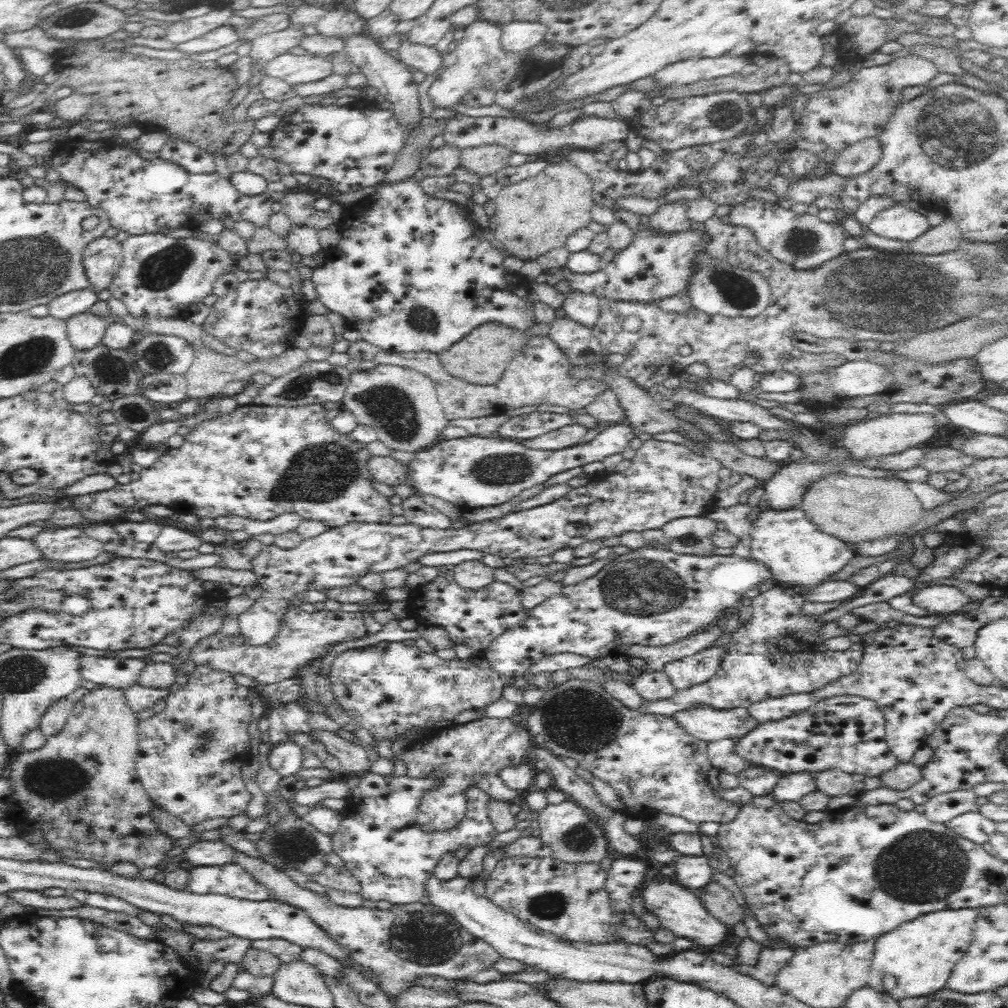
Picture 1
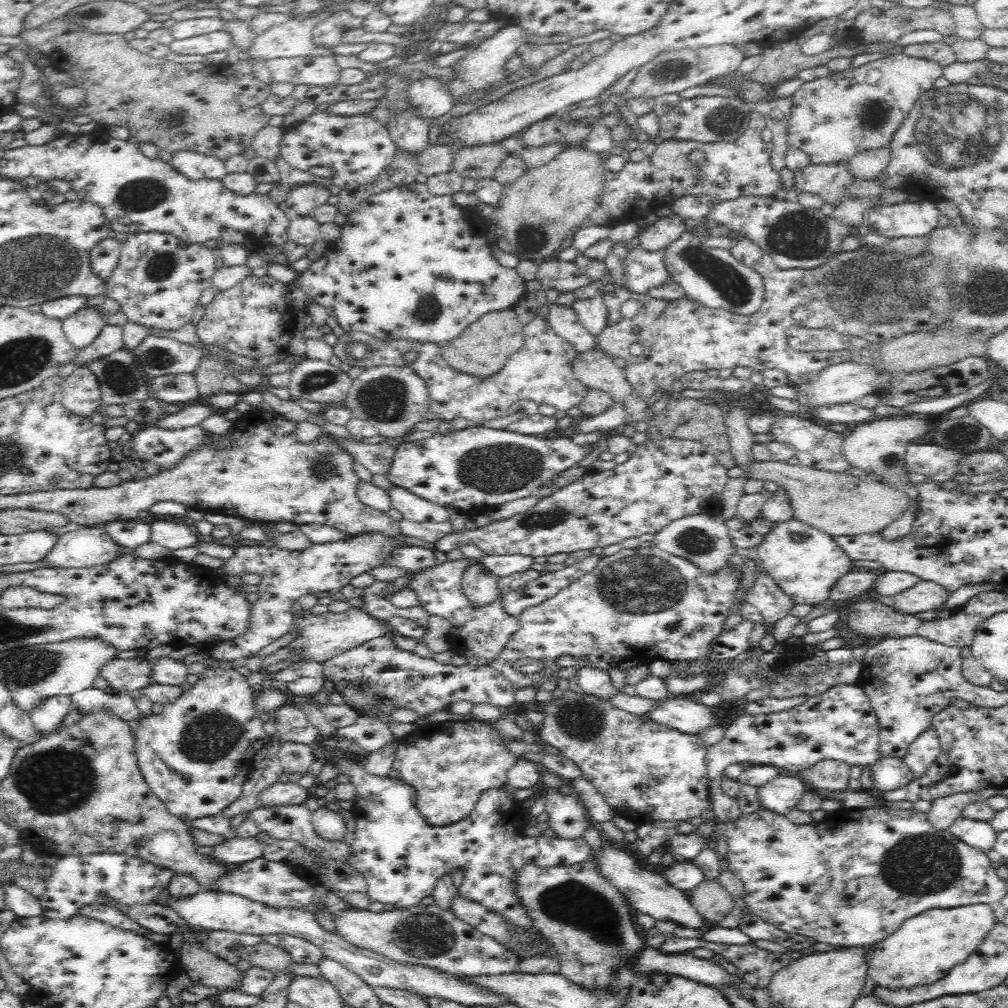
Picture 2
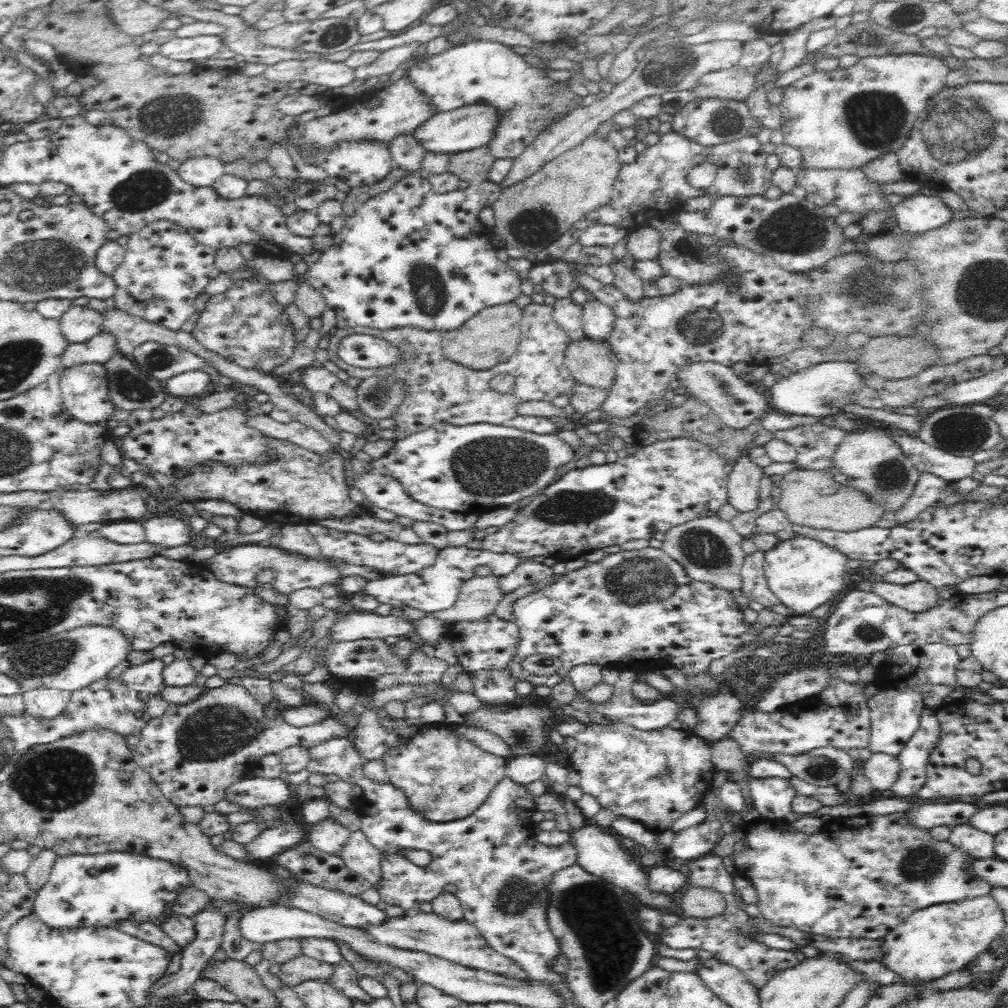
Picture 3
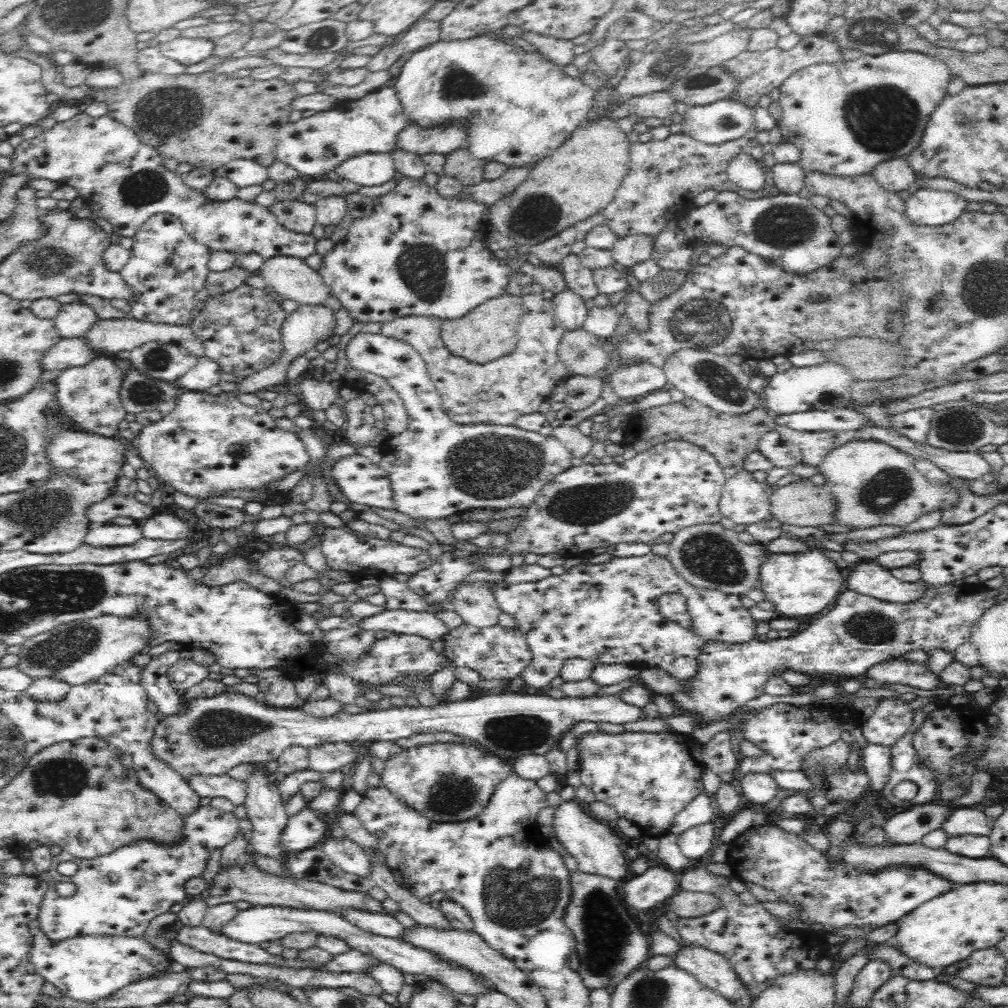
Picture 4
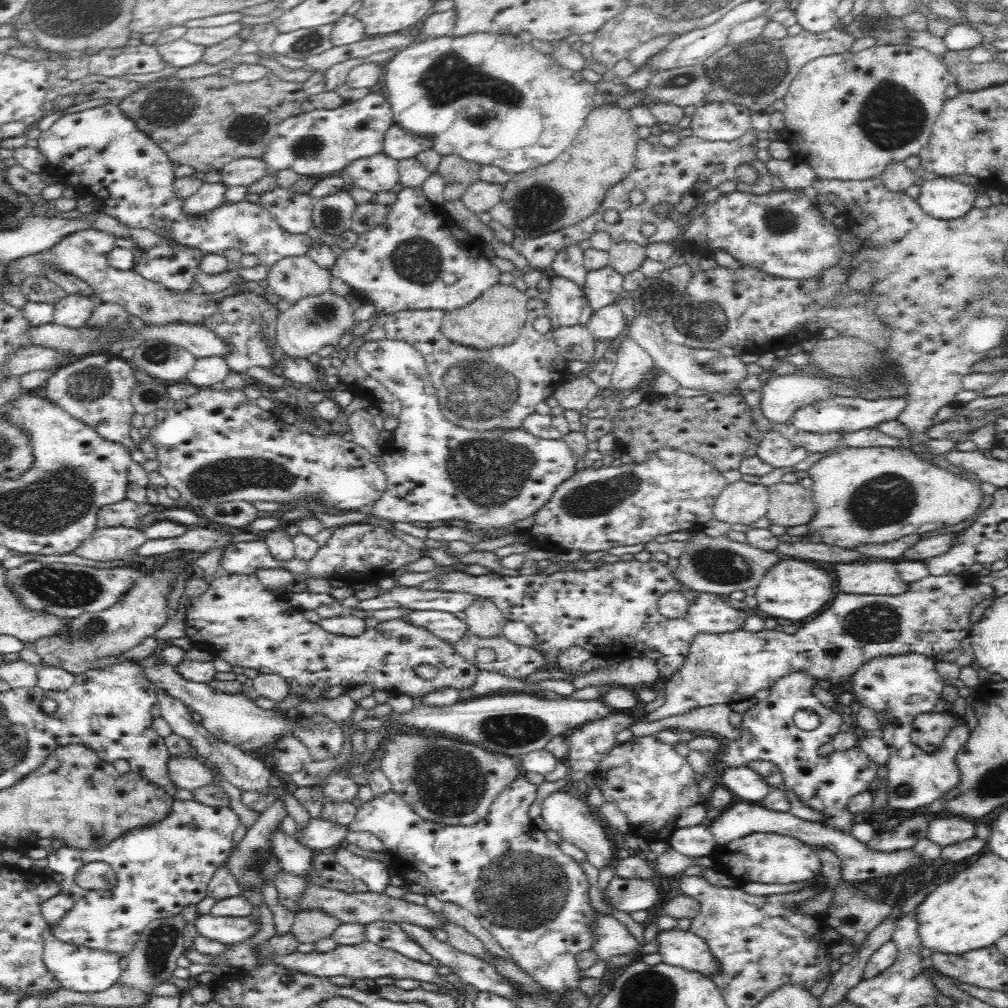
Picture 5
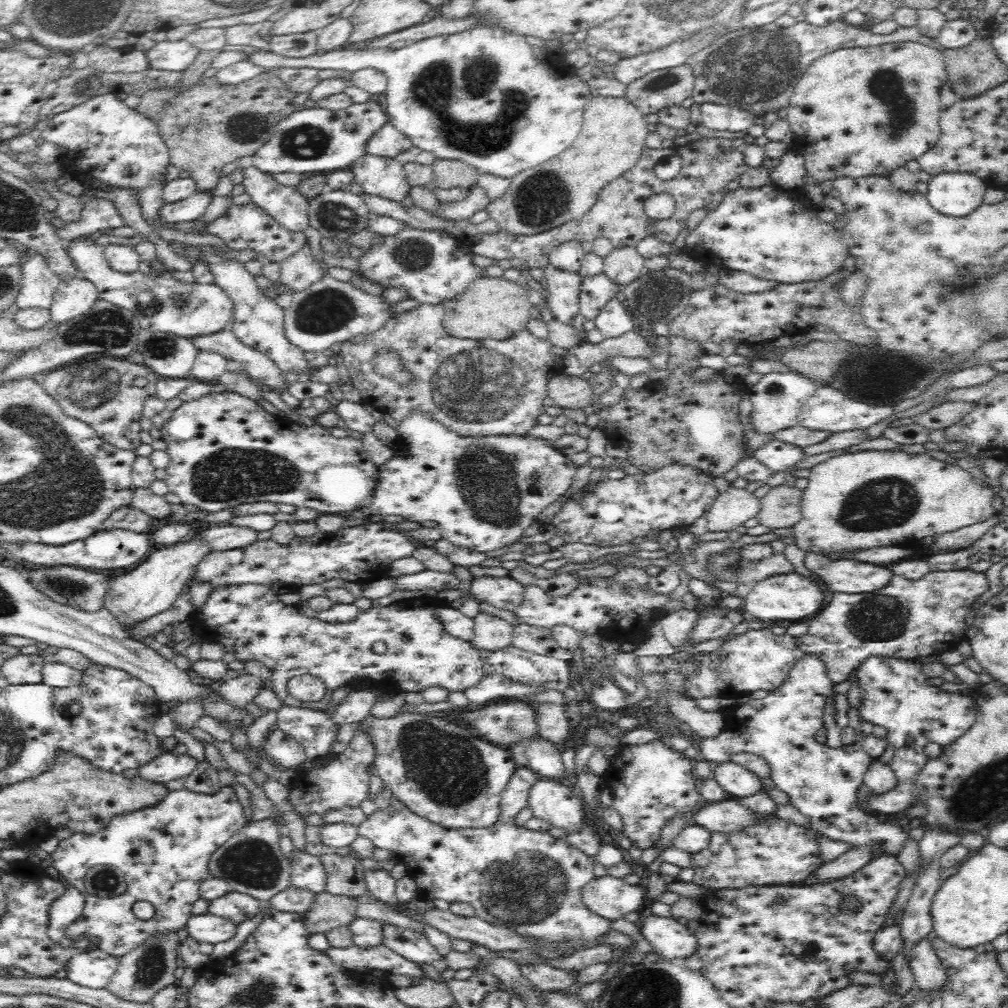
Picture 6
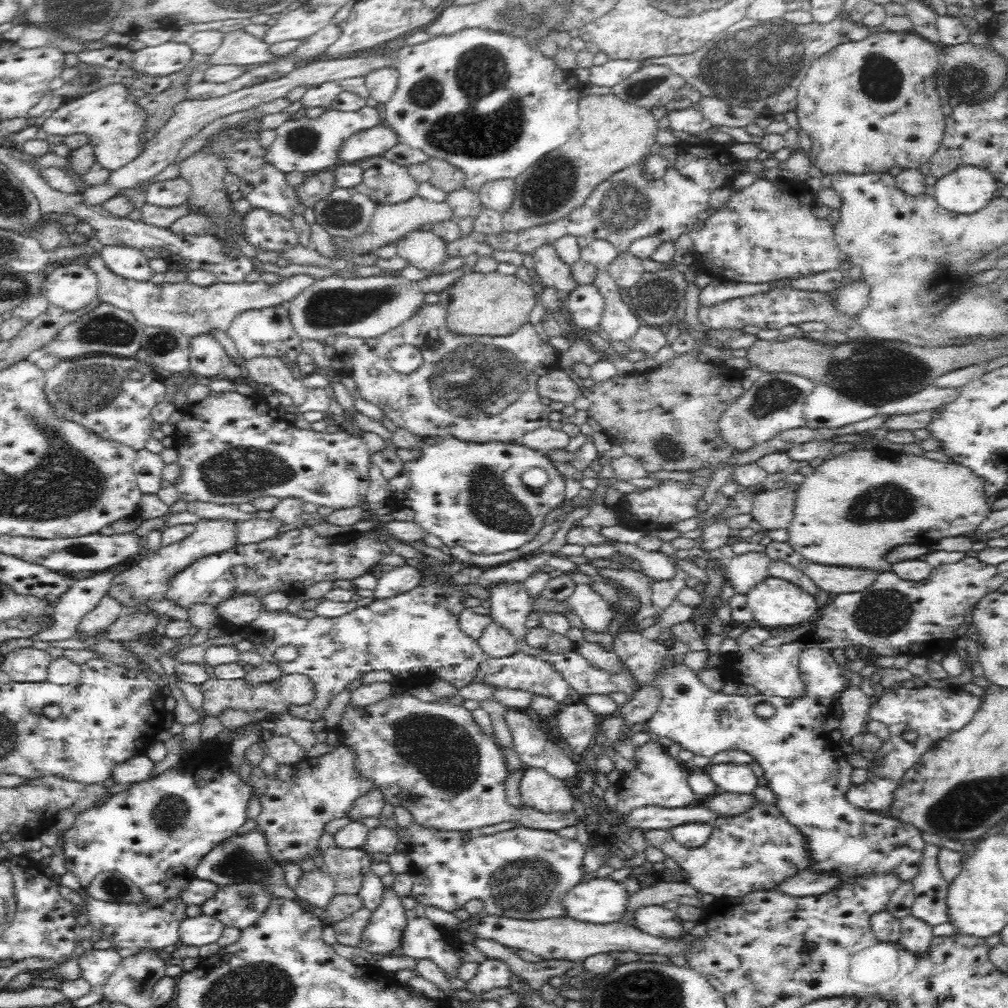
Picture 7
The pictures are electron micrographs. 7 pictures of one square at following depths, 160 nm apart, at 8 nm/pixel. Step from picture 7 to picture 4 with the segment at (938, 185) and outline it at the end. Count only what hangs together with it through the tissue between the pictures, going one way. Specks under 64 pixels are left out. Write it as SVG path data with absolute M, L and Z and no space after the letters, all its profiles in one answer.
M918 189L904 201L904 216L918 226L937 227L954 222L966 208L966 201L954 192Z

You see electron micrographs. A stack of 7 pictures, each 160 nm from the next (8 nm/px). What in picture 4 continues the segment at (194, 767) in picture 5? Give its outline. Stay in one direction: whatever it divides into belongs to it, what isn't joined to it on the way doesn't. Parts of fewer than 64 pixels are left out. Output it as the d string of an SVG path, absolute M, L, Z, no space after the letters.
M194 775L190 778L189 786L200 796L200 799L210 797L226 798L232 807L245 805L248 793L246 782L240 782L230 777Z

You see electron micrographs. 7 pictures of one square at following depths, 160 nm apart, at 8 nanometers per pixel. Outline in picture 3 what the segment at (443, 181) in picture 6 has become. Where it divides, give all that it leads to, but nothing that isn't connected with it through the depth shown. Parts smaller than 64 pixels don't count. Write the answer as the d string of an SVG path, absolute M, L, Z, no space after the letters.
M488 145L471 151L457 152L449 158L448 171L460 180L484 182L489 180L489 172L493 167L495 156Z

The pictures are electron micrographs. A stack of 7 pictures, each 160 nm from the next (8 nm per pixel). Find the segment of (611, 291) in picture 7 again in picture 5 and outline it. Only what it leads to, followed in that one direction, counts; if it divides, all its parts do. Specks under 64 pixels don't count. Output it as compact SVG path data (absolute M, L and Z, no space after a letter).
M610 304L592 314L586 329L596 341L611 341L626 328L626 318L620 306Z

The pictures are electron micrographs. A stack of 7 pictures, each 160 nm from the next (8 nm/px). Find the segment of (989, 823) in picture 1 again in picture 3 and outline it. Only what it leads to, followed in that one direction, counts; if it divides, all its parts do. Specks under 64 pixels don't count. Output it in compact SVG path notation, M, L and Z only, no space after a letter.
M969 822L952 827L948 842L961 848L974 859L995 858L994 835L974 828Z

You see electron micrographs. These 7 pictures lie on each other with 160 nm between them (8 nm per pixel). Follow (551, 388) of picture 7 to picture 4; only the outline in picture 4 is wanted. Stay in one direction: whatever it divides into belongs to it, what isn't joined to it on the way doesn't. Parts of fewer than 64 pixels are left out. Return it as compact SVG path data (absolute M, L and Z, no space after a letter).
M572 375L566 381L567 398L564 405L572 410L584 410L601 398L603 380L600 377Z

